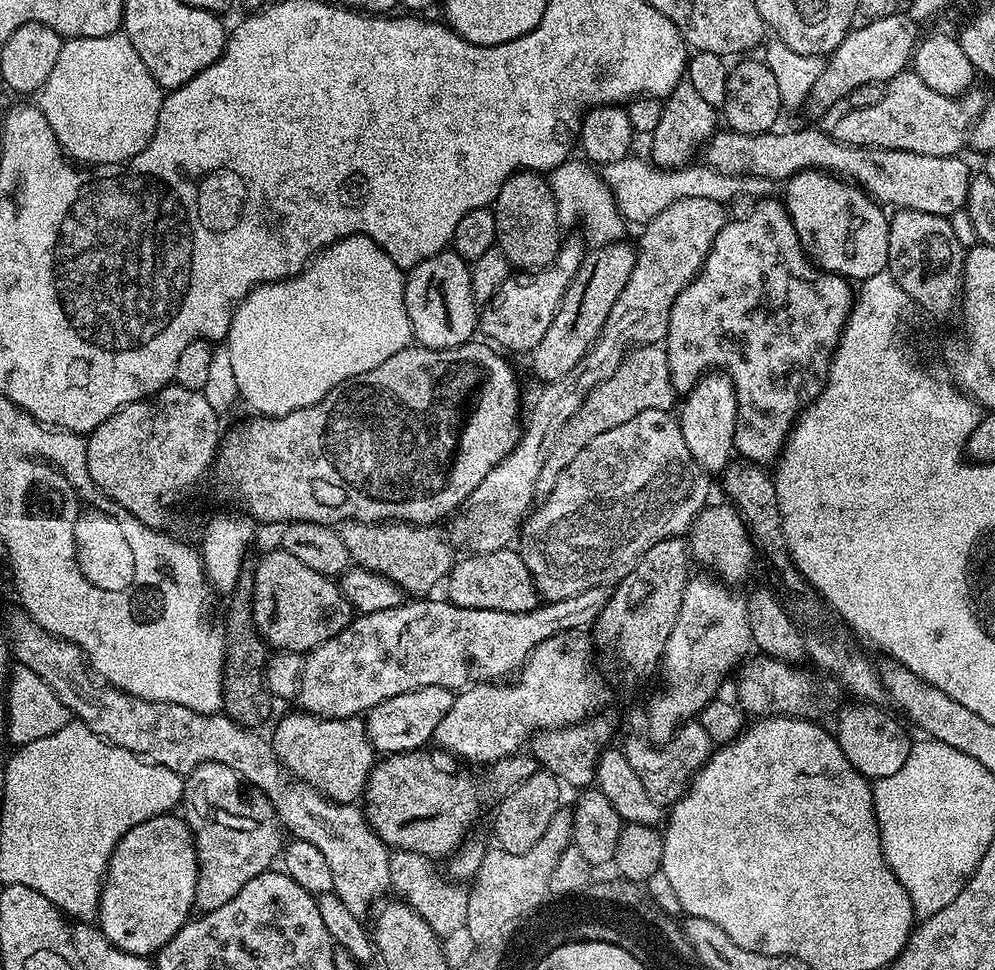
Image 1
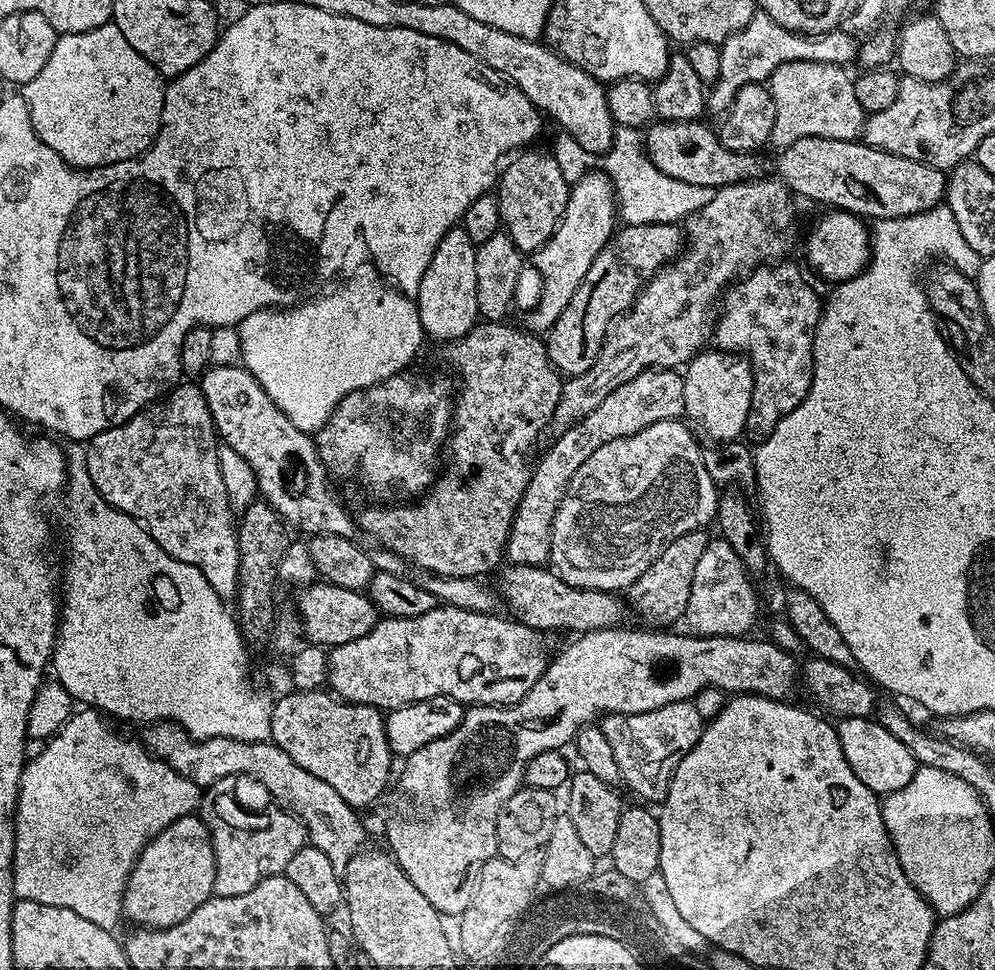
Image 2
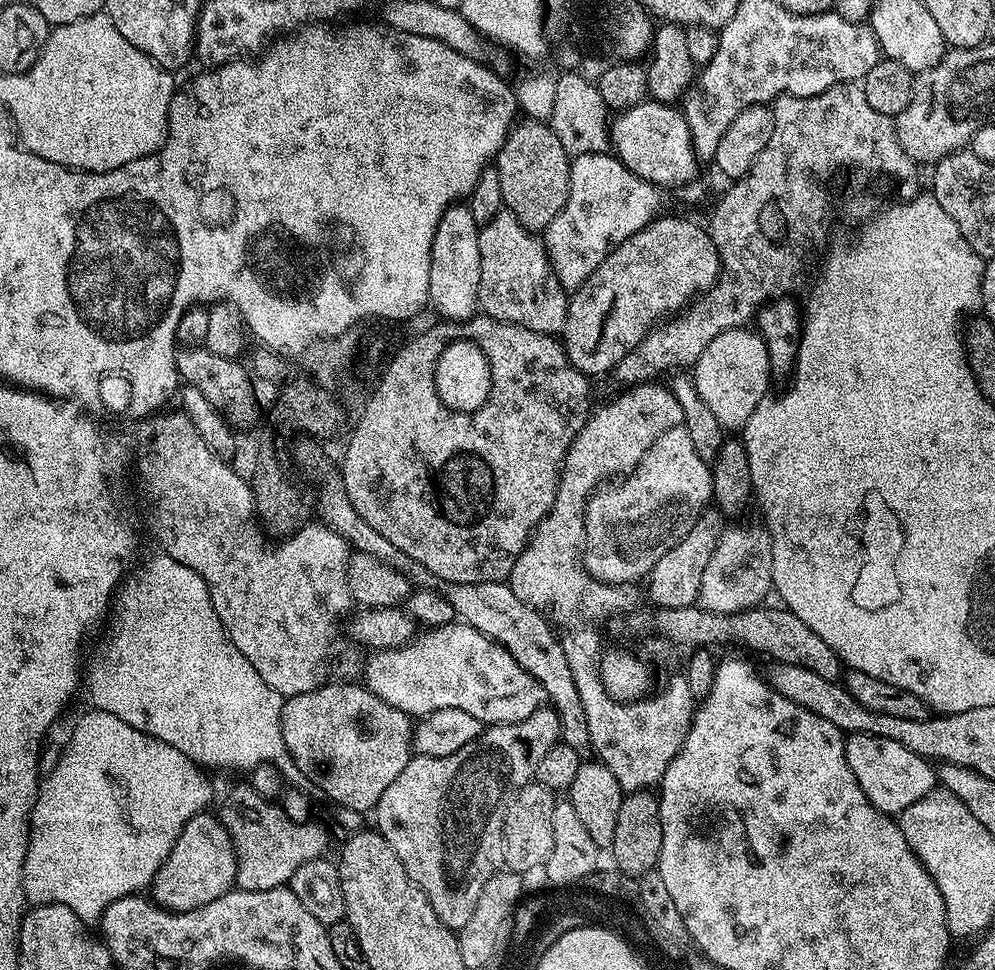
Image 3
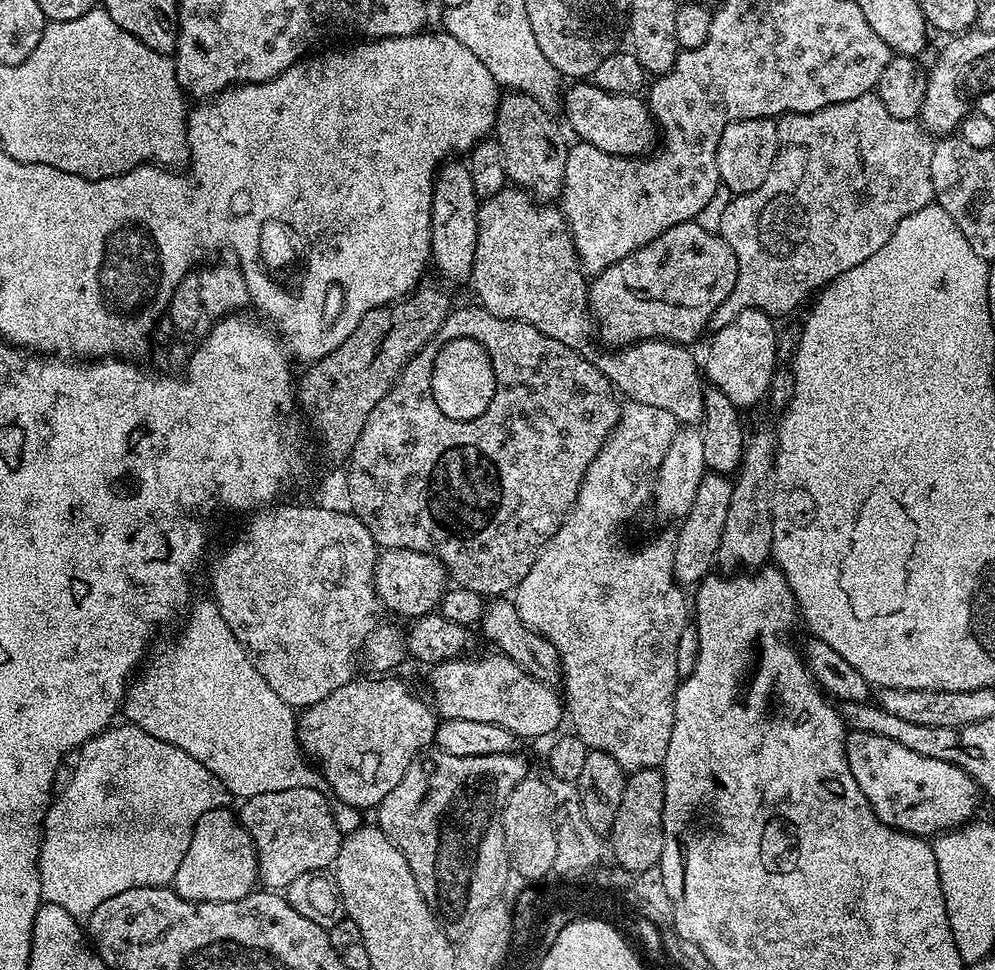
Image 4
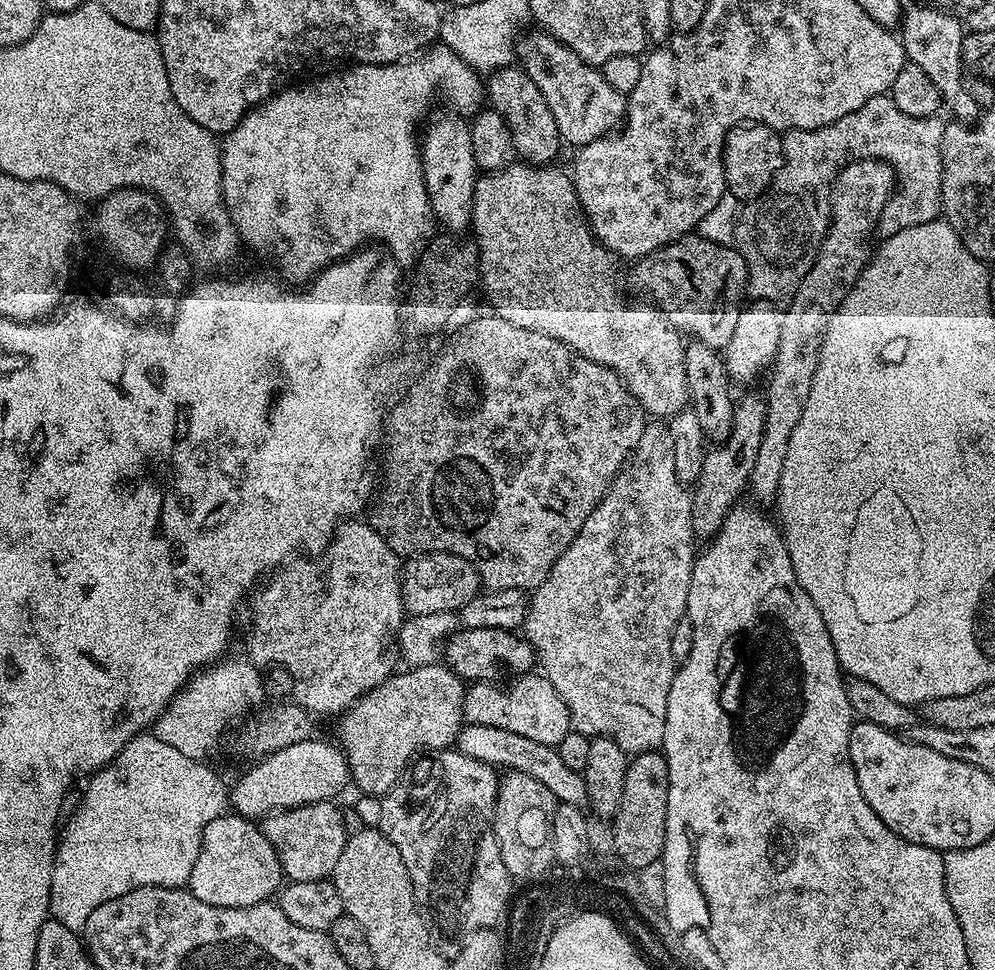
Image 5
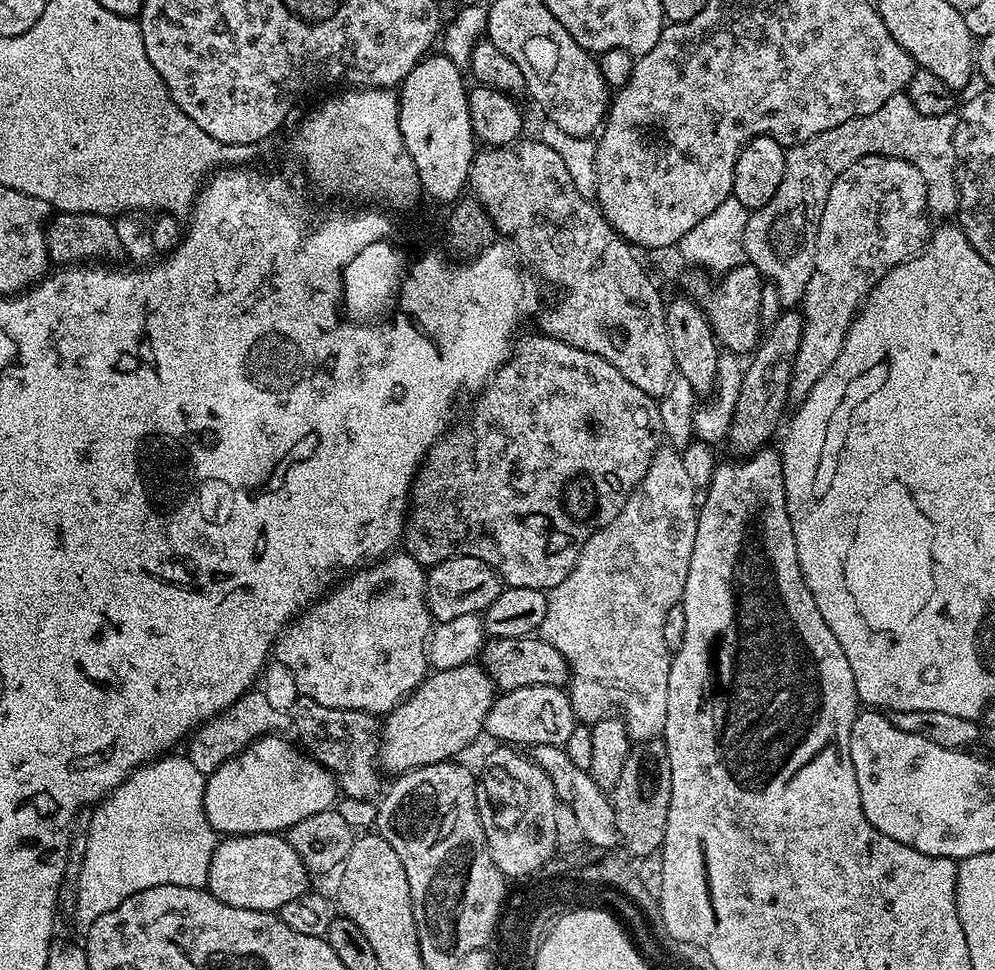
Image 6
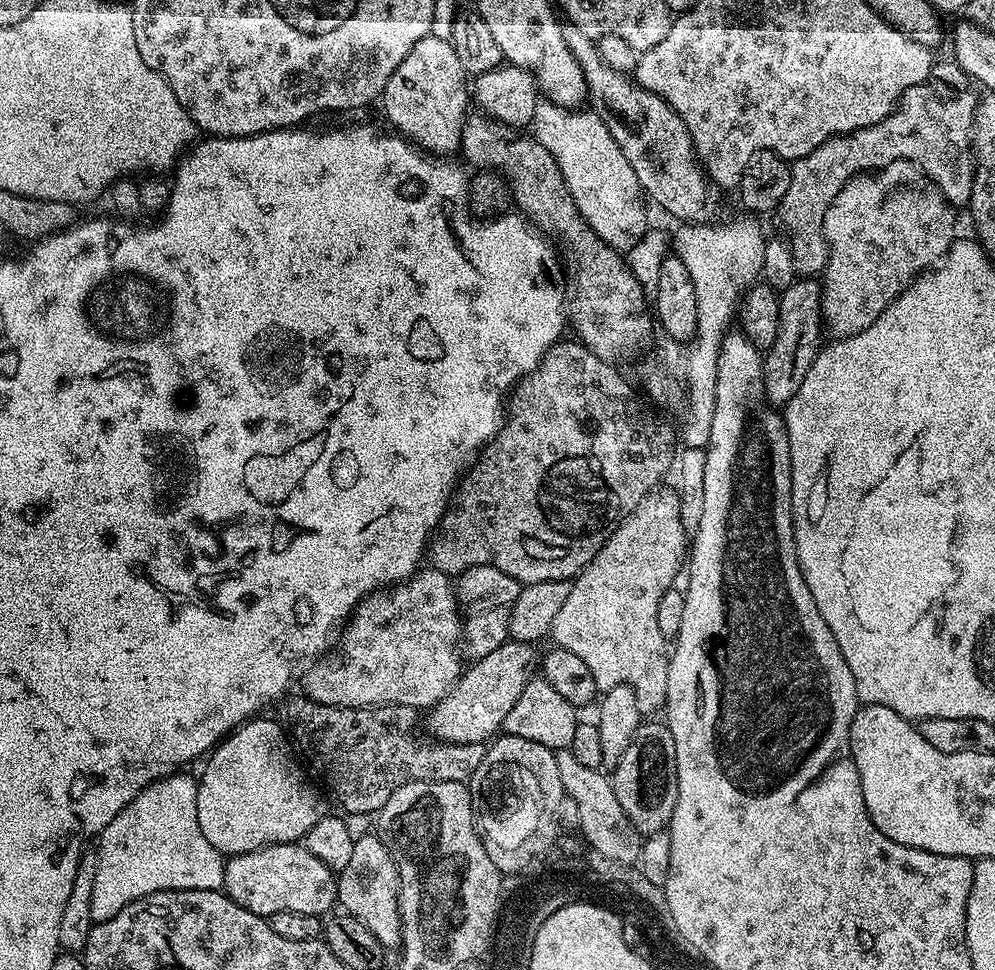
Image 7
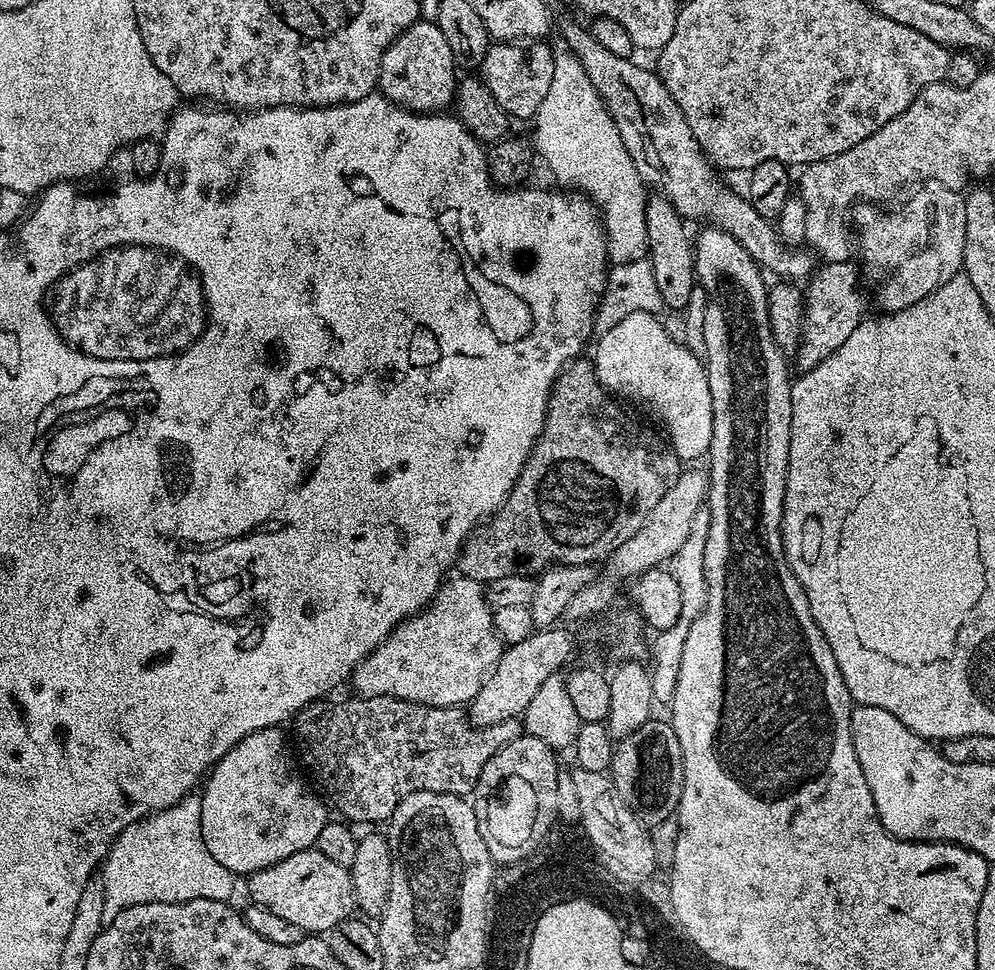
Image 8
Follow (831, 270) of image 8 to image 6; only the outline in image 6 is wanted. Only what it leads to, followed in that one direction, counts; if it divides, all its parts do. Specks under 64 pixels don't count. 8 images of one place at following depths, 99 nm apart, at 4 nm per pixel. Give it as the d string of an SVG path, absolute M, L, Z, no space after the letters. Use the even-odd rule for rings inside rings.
M784 310L772 324L767 325L762 339L754 349L752 361L744 368L741 394L734 410L732 425L727 434L727 443L732 443L732 448L737 457L751 456L759 448L765 447L768 440L776 432L784 411L790 408L788 391L790 378L794 370L794 358L798 358L798 346L802 342L804 318L799 311Z

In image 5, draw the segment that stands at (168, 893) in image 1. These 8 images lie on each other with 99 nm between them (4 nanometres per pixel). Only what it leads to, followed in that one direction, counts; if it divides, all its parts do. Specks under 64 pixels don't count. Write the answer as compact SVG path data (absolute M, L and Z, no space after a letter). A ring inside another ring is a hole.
M222 814L214 818L202 834L202 846L186 888L198 902L223 908L245 908L271 901L285 880L278 854L274 846L270 846L263 827L246 816Z

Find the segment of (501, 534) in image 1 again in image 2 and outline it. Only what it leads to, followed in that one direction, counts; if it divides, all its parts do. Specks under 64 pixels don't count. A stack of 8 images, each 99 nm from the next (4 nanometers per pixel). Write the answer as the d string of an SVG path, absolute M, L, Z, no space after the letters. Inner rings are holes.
M764 179L739 180L736 184L716 189L713 200L687 218L686 247L679 259L661 268L637 292L636 301L632 303L631 308L613 323L594 366L590 366L586 374L570 376L563 381L560 401L552 415L557 429L572 428L579 420L584 420L586 414L598 410L602 401L608 395L614 394L618 386L638 378L638 374L653 368L676 370L687 365L688 361L707 345L704 344L707 340L709 343L718 319L718 301L729 285L745 270L752 270L765 262L776 262L787 257L784 255L792 244L792 223L796 220L796 212L792 209L793 197L783 180Z

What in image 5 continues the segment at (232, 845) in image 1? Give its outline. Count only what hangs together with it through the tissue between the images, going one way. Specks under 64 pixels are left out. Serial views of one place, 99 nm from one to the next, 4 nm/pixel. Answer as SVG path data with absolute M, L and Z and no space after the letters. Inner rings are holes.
M323 800L269 812L263 817L262 827L266 838L270 838L270 846L274 846L289 881L326 880L331 877L334 866L338 866L338 857L342 854L342 846L346 846L350 832L344 829L344 816L334 805L332 800Z

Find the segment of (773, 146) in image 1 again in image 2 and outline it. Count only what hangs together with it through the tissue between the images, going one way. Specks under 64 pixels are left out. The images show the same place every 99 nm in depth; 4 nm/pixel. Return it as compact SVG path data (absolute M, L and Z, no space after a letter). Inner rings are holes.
M665 120L647 129L646 149L654 166L670 178L697 186L724 188L739 180L755 180L761 175L757 157L751 152L735 152L722 146L719 135L700 120ZM807 136L781 152L775 175L797 197L805 196L861 218L872 216L873 221L878 221L918 214L938 206L946 196L946 176L941 169L872 148L867 142Z

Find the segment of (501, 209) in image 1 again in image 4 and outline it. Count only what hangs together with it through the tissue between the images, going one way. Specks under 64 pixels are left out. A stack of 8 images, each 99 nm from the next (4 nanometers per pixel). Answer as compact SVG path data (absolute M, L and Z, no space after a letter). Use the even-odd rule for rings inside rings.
M515 90L501 95L496 111L494 139L502 146L502 162L508 179L537 202L555 201L555 196L557 199L563 193L566 154L570 147L569 141L564 141L565 129L561 121L556 121L548 112L551 111L533 96Z

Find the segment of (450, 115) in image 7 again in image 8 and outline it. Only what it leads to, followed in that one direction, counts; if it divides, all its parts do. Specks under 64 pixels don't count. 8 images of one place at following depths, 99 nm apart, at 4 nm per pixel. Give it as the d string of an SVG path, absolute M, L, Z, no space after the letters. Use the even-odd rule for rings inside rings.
M421 18L382 54L379 91L387 100L417 114L440 114L456 99L458 65L442 30L431 19Z

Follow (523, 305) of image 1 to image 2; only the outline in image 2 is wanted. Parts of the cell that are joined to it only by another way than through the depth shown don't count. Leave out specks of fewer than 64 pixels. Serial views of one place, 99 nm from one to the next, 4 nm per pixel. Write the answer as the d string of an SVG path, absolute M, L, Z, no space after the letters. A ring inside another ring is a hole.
M600 170L589 171L576 184L571 185L566 210L554 230L554 234L547 242L534 253L531 253L530 264L536 267L540 280L544 285L540 288L540 301L529 310L522 321L523 327L533 334L547 333L548 329L558 322L562 310L570 306L570 298L574 298L574 290L582 286L582 278L586 278L586 270L594 266L594 258L598 258L600 251L606 246L606 242L612 237L612 233L618 227L618 213L615 190L612 188L611 180Z

